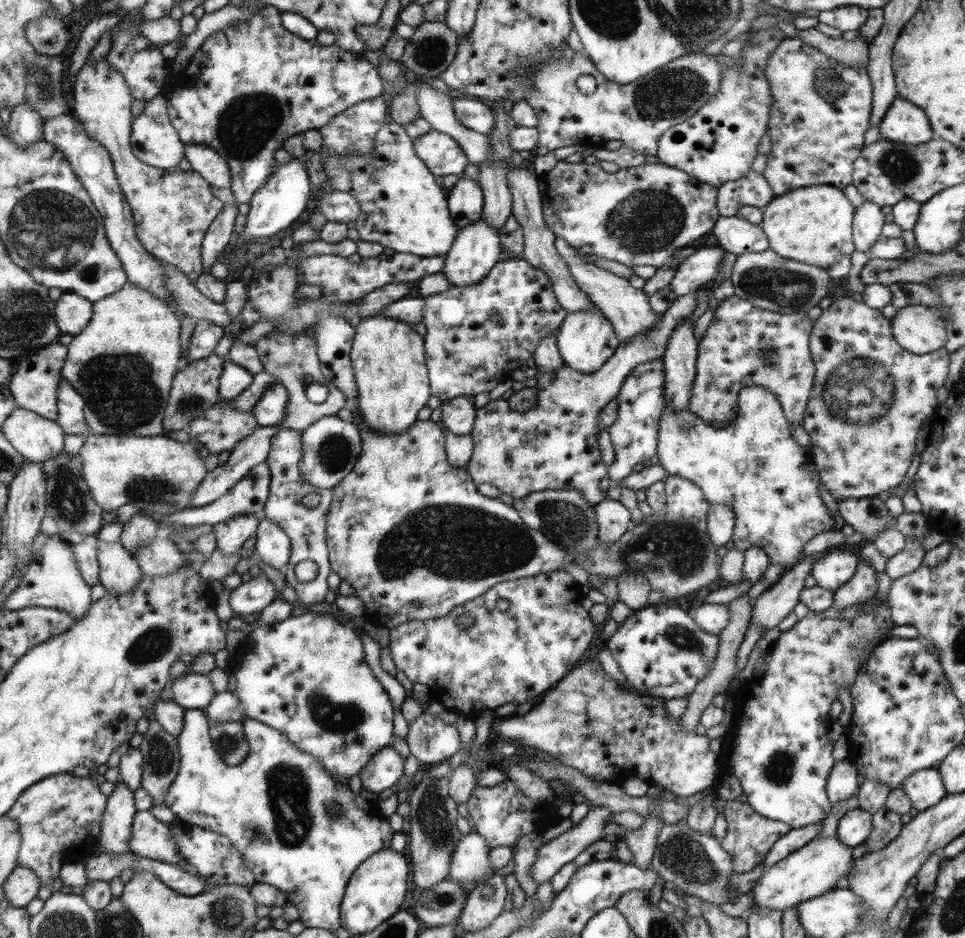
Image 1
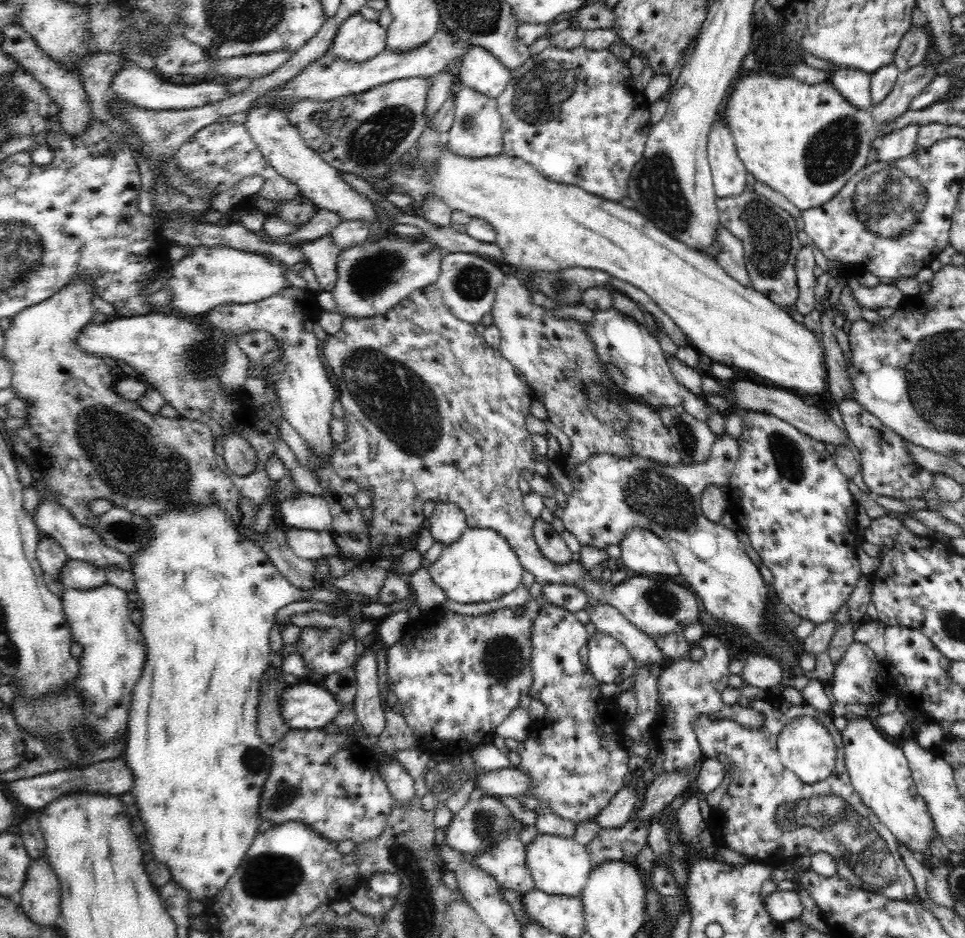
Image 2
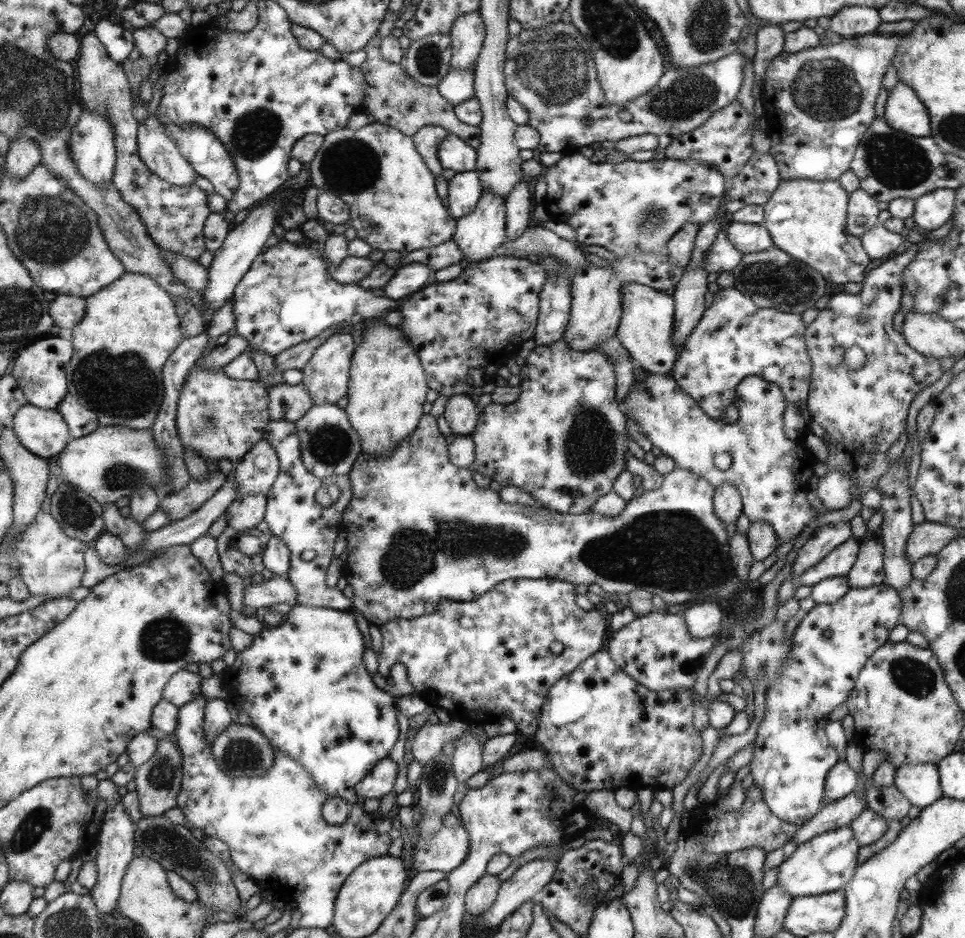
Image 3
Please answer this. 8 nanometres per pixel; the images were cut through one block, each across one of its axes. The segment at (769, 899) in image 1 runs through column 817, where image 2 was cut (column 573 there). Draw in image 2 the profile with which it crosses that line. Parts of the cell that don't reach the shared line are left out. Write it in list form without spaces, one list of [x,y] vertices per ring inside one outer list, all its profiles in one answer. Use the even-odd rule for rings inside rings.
[[[538,834],[526,846],[526,866],[532,875],[535,888],[556,896],[580,897],[582,888],[593,871],[589,852],[584,845],[580,845],[573,838],[547,834]]]

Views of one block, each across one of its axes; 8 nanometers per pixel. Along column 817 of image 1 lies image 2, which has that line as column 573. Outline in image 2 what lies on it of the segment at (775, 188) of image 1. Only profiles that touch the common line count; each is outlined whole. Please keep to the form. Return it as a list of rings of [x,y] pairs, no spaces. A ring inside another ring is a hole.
[[[549,45],[545,50],[536,56],[530,56],[529,60],[521,67],[510,71],[510,80],[502,94],[496,99],[497,109],[501,115],[503,131],[503,153],[511,157],[518,157],[528,164],[537,168],[538,173],[547,179],[557,183],[576,185],[583,188],[591,195],[602,197],[606,200],[613,200],[620,203],[624,197],[629,196],[629,189],[626,188],[628,179],[635,164],[643,156],[647,137],[653,124],[650,121],[648,102],[644,94],[640,94],[635,88],[635,81],[630,74],[628,62],[622,62],[612,52],[608,50],[587,50],[583,45],[574,50],[562,50]]]

